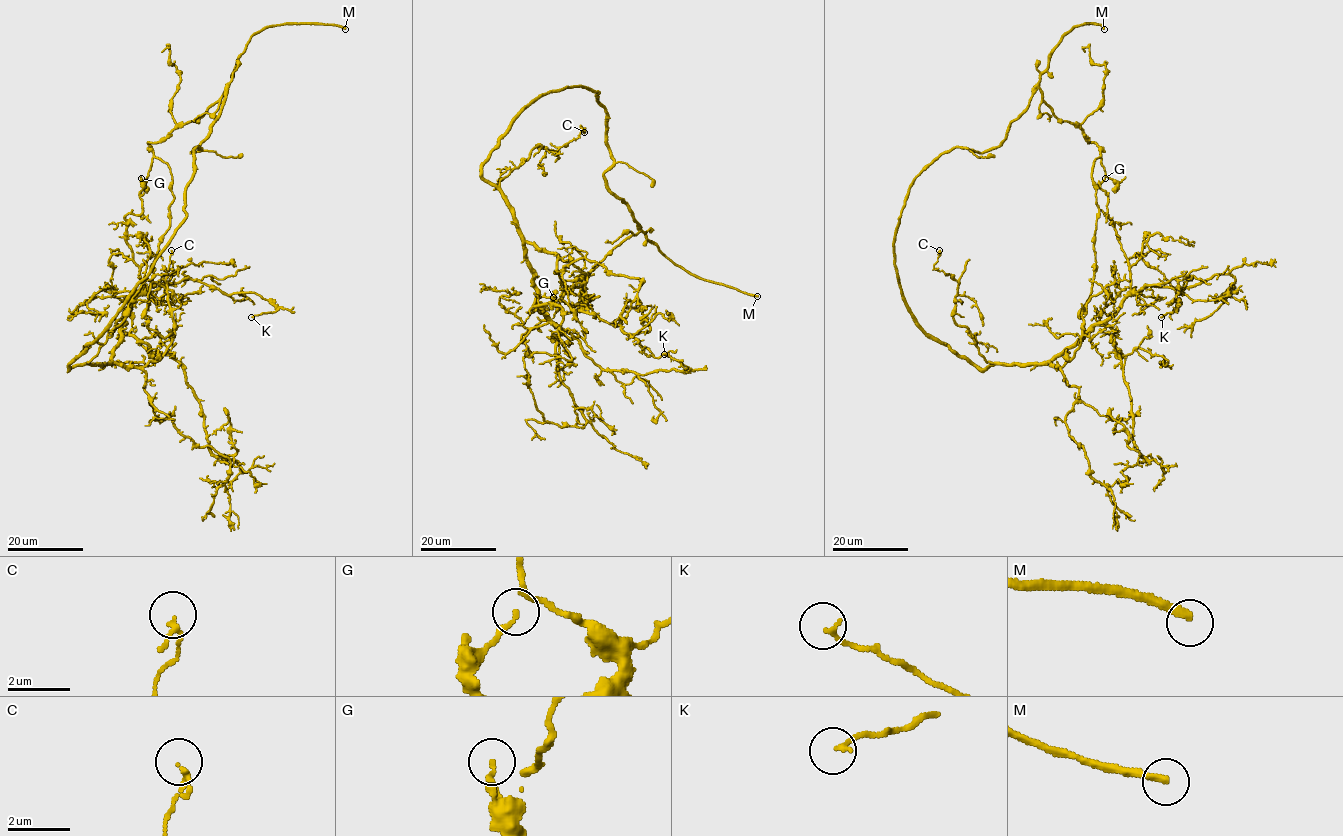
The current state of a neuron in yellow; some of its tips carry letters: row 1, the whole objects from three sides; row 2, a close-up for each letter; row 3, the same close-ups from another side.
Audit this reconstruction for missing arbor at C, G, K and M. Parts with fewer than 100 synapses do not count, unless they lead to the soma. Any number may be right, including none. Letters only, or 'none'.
M

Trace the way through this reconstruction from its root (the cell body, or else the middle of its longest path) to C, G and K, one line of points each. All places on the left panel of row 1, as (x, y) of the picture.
C: (168, 295), (174, 337), (161, 357), (141, 367), (87, 362), (123, 321), (139, 288), (169, 270), (171, 250)
G: (168, 295), (174, 337), (164, 354), (141, 367), (114, 362), (142, 287), (125, 218), (142, 212), (141, 178)
K: (168, 295), (164, 354), (114, 362), (130, 304), (184, 278), (277, 309), (251, 317)

